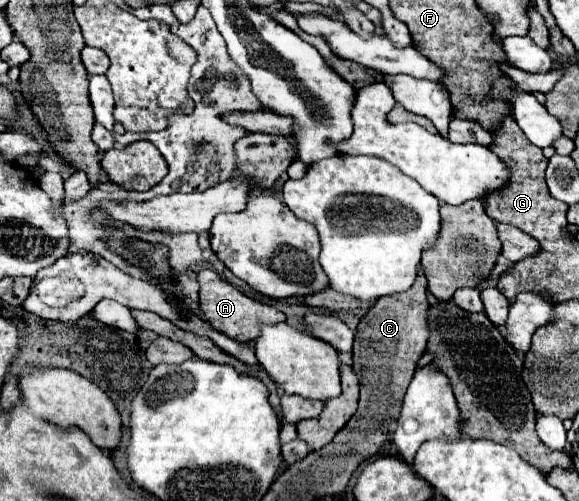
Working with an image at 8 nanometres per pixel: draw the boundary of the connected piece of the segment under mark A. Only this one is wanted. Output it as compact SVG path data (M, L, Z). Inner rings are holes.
M201 270L197 276L197 282L201 286L199 290L199 308L203 314L203 320L207 320L215 330L239 340L239 342L249 342L259 338L259 324L279 324L285 322L285 314L275 310L269 304L261 304L243 292L239 292L235 286L229 282L221 280L213 270Z

